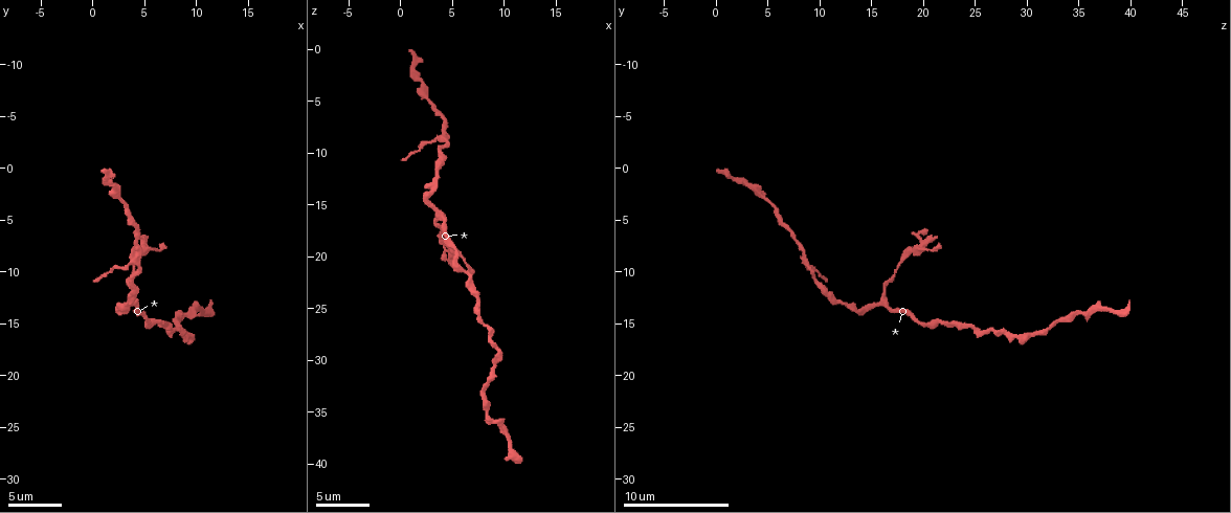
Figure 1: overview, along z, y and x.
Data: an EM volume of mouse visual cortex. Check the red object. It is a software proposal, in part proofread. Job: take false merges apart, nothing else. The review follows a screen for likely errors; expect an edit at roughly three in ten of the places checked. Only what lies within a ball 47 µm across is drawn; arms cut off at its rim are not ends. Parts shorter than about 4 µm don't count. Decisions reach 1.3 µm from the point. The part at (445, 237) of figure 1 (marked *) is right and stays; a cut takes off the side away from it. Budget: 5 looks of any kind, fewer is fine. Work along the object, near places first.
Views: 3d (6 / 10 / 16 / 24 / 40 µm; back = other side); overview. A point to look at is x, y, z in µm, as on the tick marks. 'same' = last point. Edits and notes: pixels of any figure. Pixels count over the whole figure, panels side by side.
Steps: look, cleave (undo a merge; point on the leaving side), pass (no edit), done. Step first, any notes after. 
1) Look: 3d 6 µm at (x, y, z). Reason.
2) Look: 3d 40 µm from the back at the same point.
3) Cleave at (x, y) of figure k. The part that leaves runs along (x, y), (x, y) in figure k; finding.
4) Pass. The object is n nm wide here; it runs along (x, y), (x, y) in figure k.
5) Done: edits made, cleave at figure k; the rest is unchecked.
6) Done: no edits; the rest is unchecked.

Look: 3d 6 µm at (6.4, 15.0, 21.6). Narrows sharply.

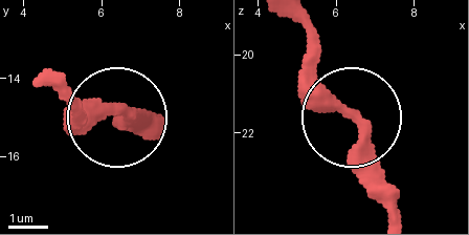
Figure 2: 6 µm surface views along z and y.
Pass. The object is 330 nm wide here; it runs along (291, 18), (314, 78), (358, 128), (381, 209) in figure 2; continuous, no second cell.

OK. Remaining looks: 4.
Look: 3d 10 µm at (3.8, 8.6, 18.2). Thick turns thin.

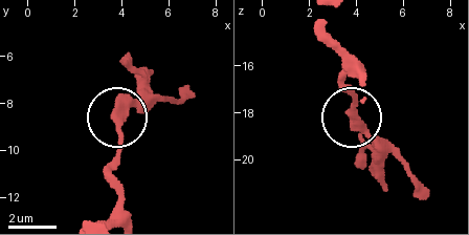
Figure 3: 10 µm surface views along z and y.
Pass. It runs along (121, 216), (112, 168), (117, 126), (152, 91) in figure 3; continuous, no second cell.

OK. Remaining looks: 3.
Look: 3d 6 µm at (3.8, 8.8, 8.4).

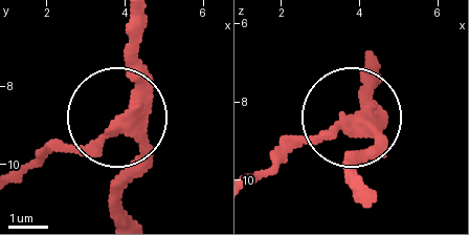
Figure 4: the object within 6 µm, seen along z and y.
Pass. It runs along (353, 191), (373, 137), (353, 118), (303, 137), (257, 180) in figure 4; all the same cell.

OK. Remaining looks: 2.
Done: no edits; the rest is unchecked.

